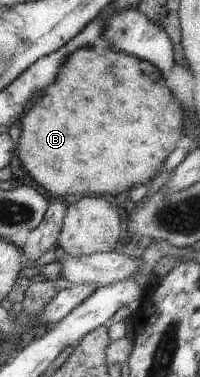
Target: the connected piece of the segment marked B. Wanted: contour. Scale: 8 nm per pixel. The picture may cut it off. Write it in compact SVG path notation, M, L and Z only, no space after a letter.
M84 46L78 48L69 58L60 66L54 82L42 90L42 96L36 100L36 104L32 104L30 110L26 110L26 114L22 116L22 136L18 140L16 146L16 154L22 162L22 166L26 168L26 172L32 178L44 187L52 198L57 196L67 200L79 198L80 196L100 195L104 196L107 193L116 195L118 192L130 190L135 184L144 184L154 179L165 159L178 147L180 139L184 135L182 104L178 104L178 100L172 102L172 92L166 86L162 72L150 62L144 61L135 55L128 55L119 50L113 50L111 47L100 52L95 46Z

